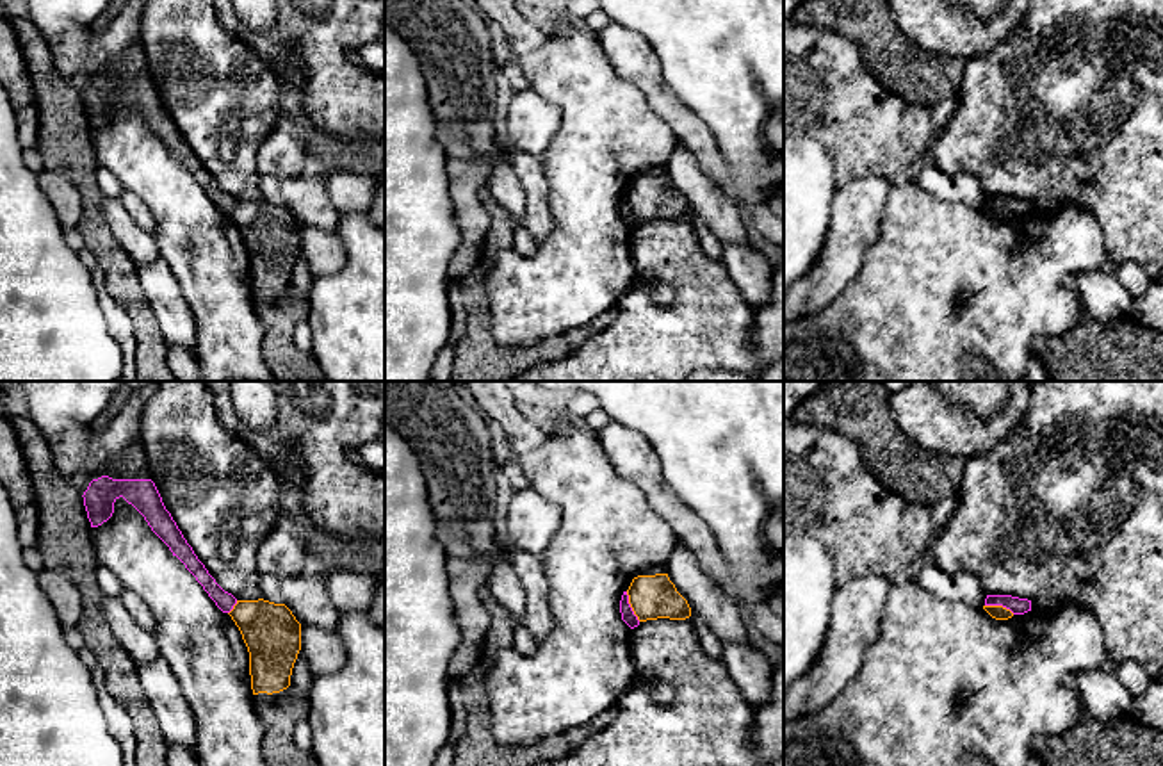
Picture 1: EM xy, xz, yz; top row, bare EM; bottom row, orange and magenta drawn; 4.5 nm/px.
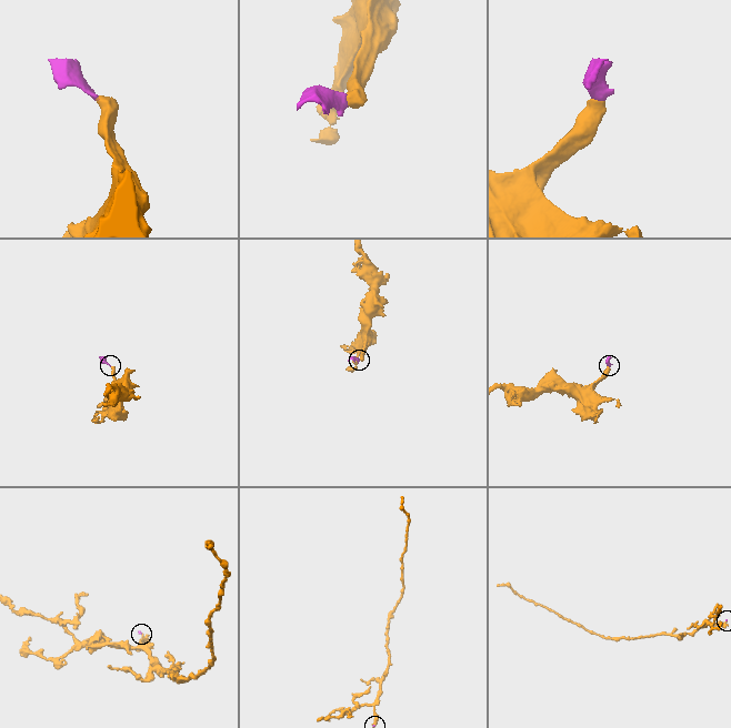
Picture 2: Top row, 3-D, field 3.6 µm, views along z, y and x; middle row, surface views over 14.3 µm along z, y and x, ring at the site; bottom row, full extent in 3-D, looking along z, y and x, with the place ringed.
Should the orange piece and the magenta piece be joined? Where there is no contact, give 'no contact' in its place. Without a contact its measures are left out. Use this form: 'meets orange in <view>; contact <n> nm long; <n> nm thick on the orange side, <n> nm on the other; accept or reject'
meets orange in xz; contact 150 nm long; 200 nm thick on the orange side, 60 nm on the other; accept

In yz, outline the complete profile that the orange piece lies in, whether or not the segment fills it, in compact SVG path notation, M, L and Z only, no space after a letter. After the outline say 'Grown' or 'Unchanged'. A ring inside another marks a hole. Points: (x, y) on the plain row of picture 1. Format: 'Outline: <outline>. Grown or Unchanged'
Outline: M987 196L983 210L996 221L1031 212L1031 201L1012 196Z. Grown

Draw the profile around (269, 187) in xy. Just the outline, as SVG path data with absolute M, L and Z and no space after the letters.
M260 175L258 187L264 201L285 205L278 178L271 175Z

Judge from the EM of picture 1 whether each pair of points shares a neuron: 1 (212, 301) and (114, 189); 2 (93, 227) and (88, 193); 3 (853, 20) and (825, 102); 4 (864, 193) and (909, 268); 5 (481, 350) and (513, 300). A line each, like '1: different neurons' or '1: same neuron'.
1: different neurons
2: same neuron
3: different neurons
4: different neurons
5: different neurons

